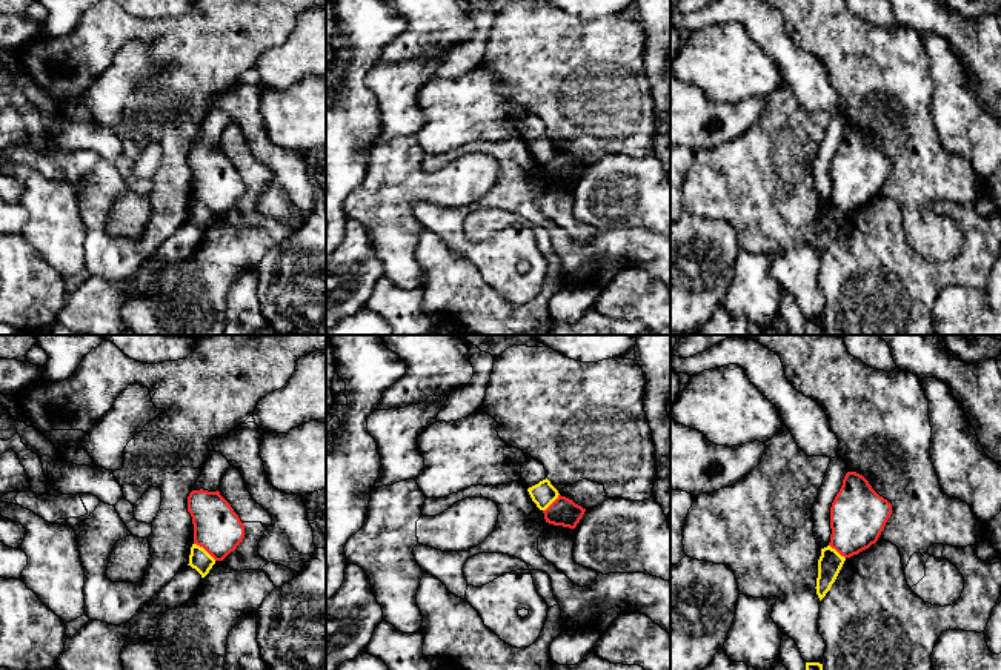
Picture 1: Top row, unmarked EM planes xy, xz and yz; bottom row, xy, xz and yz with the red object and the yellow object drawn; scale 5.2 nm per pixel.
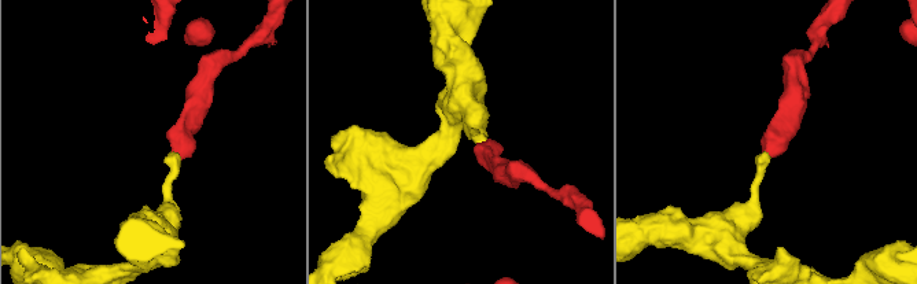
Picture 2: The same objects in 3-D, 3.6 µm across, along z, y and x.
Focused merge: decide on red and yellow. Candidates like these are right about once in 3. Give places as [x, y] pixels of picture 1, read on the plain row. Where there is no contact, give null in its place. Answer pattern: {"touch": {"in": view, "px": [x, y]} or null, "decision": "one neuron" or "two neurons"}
{"touch": {"in": "xy", "px": [205, 205]}, "decision": "two neurons"}

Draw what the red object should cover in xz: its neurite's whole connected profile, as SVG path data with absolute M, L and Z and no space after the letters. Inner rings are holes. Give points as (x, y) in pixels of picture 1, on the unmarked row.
M558 151L558 154L546 166L543 166L546 178L569 184L577 183L584 168L586 164L561 151Z

